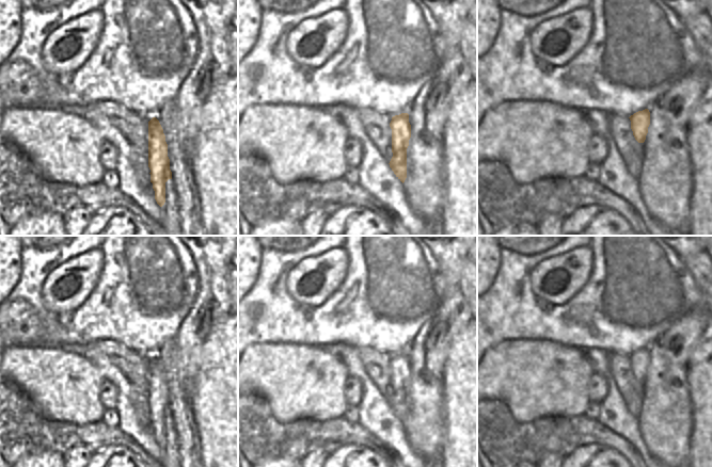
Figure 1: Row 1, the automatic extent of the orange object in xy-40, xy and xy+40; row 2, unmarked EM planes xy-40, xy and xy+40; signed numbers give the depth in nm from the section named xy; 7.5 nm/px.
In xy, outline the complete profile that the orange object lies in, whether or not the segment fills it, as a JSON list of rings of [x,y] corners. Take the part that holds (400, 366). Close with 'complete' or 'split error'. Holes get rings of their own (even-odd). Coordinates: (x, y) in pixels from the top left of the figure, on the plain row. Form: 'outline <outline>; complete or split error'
outline [[[401,352],[392,356],[392,391],[390,406],[396,416],[404,422],[407,417],[407,387],[411,376],[411,364],[409,353]]]; complete

